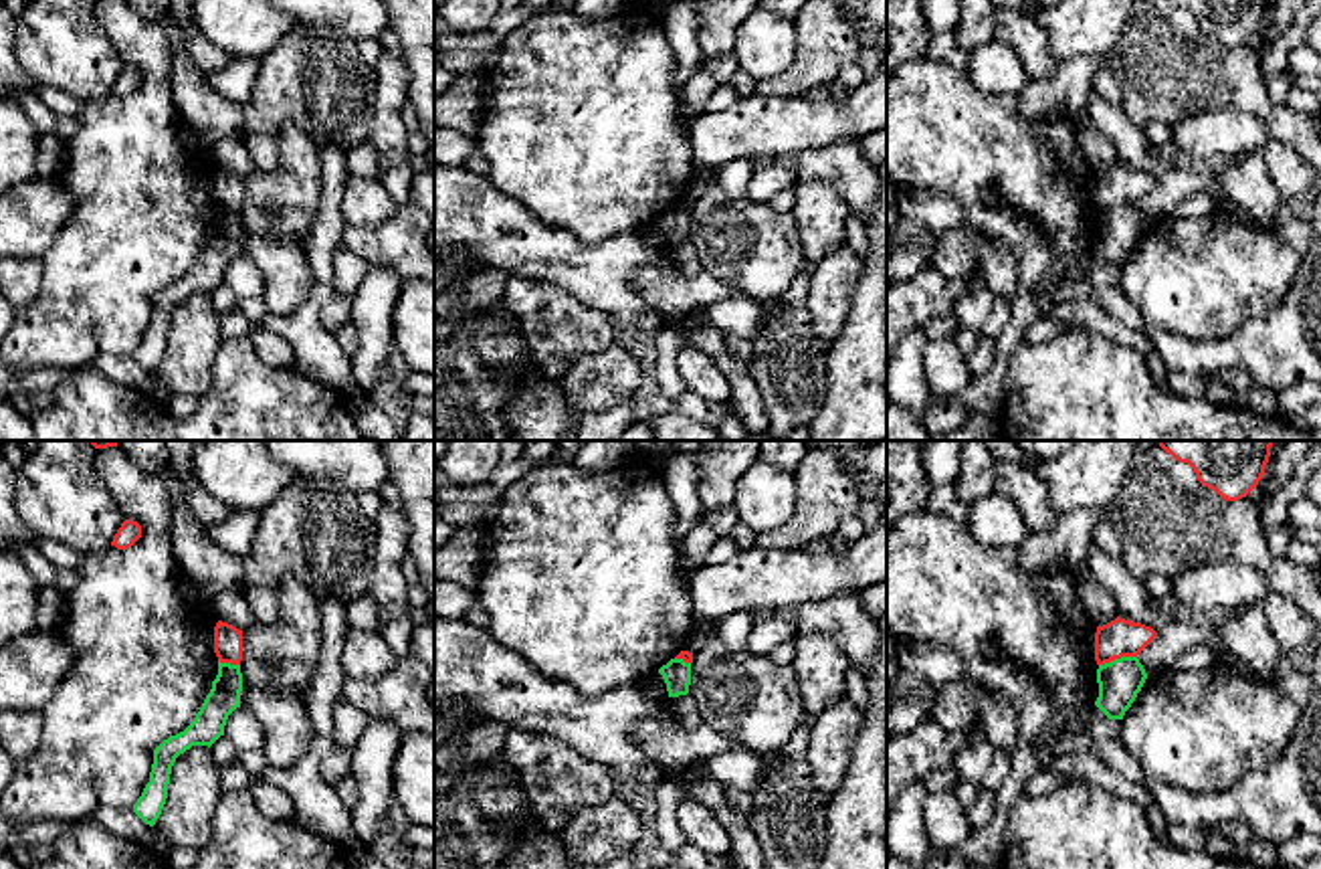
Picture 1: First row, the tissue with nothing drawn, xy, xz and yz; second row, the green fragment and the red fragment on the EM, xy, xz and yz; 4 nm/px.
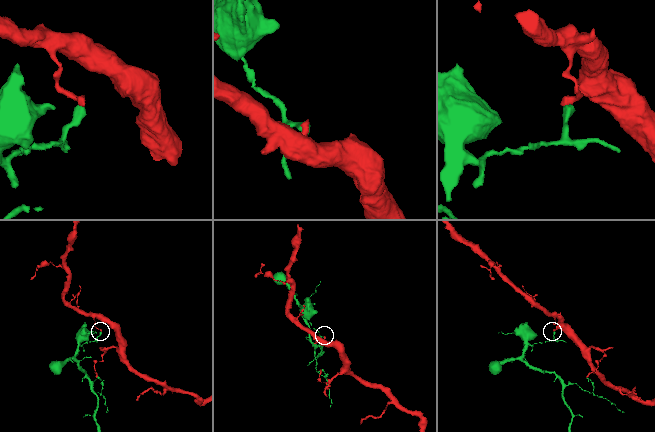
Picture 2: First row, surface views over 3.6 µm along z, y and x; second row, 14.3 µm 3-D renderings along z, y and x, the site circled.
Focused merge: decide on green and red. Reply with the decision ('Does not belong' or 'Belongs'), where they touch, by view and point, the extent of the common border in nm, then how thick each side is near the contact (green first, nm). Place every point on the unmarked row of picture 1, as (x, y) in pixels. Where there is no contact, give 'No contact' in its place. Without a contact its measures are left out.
Does not belong. Touches green at yz (1118, 207). Shared border 160 nm. Thickness 170 nm (green) against 150 nm

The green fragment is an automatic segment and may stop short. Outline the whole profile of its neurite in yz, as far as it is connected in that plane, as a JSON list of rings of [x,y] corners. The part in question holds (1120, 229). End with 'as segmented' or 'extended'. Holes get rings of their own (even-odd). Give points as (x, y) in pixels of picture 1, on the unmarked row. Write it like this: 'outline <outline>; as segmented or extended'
outline [[[1121,204],[1111,210],[1099,212],[1097,230],[1099,245],[1095,253],[1109,267],[1123,267],[1125,259],[1141,238],[1147,220],[1137,204]]]; as segmented

